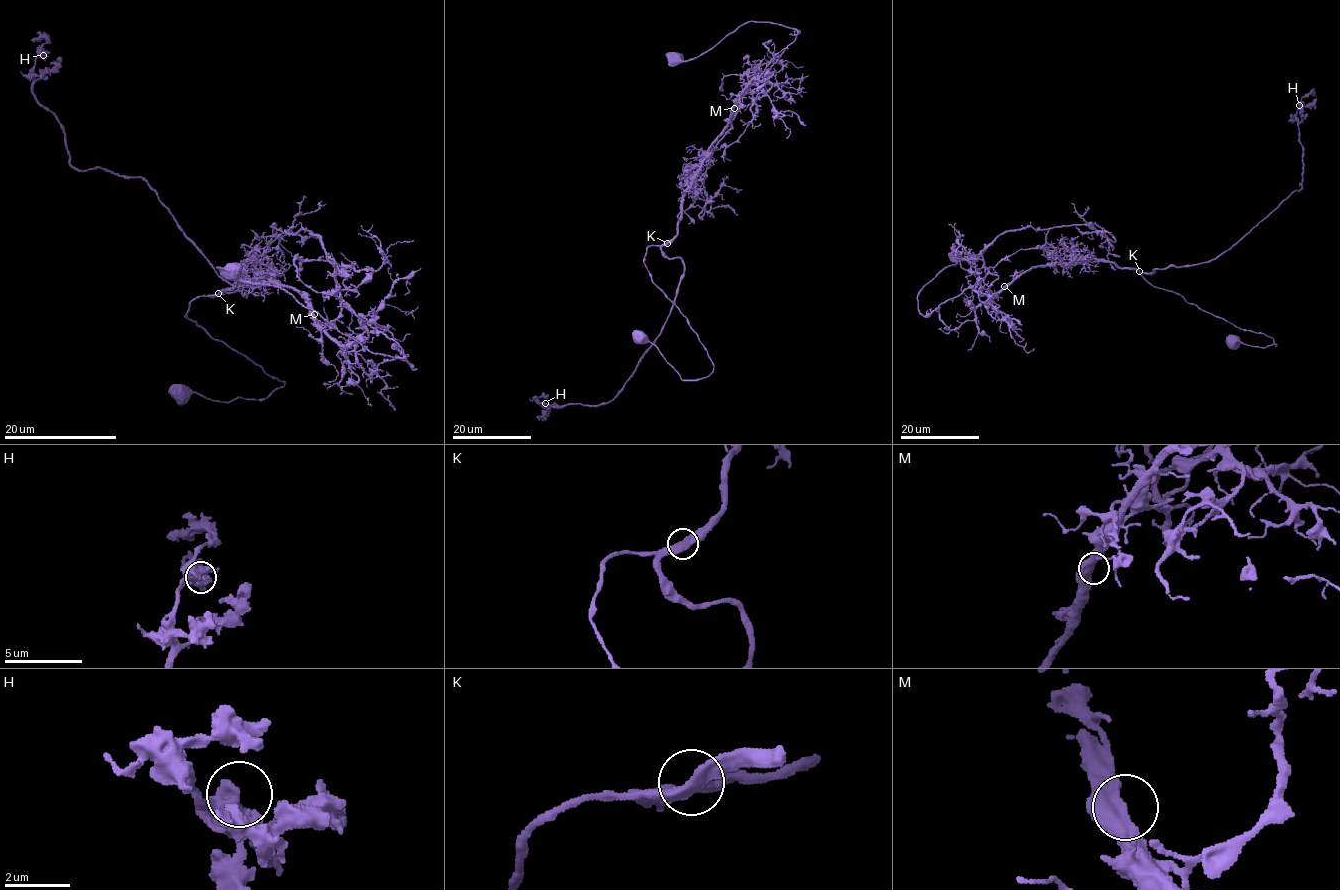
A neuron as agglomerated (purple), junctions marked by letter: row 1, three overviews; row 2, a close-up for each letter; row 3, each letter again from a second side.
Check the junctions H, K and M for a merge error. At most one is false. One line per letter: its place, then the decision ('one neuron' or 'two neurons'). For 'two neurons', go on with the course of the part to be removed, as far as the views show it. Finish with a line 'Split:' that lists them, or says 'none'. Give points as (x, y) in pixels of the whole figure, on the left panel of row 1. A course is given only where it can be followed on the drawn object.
H: at (43, 55); one neuron
K: at (218, 293); one neuron
M: at (314, 314); two neurons; foreign part runs (315, 315), (326, 325), (340, 296), (402, 357), (371, 353), (284, 289), (216, 267)
Split: M

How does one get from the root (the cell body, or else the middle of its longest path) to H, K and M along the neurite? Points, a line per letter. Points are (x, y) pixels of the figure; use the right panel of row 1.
H: (1232, 341), (1276, 345), (1151, 285), (1141, 274), (1219, 257), (1301, 188), (1299, 105)
K: (1232, 341), (1261, 347), (1276, 345), (1263, 333), (1240, 329), (1189, 304), (1175, 292), (1151, 285), (1139, 272)
M: (1232, 341), (1276, 345), (1111, 262), (1034, 266), (1005, 286)

